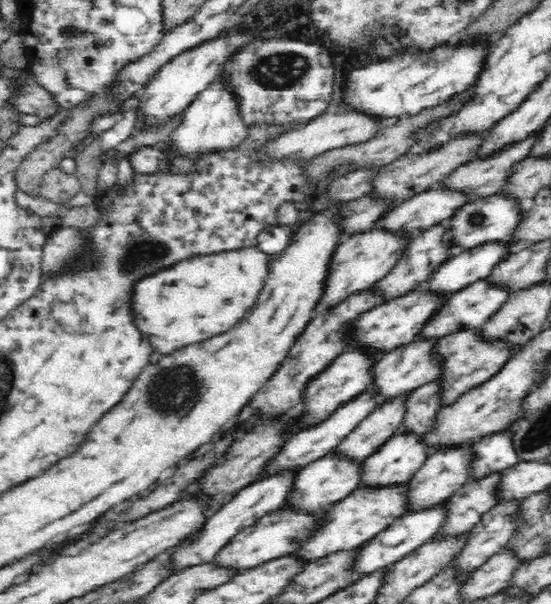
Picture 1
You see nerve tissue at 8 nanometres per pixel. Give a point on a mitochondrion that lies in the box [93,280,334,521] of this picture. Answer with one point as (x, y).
(172, 382)

